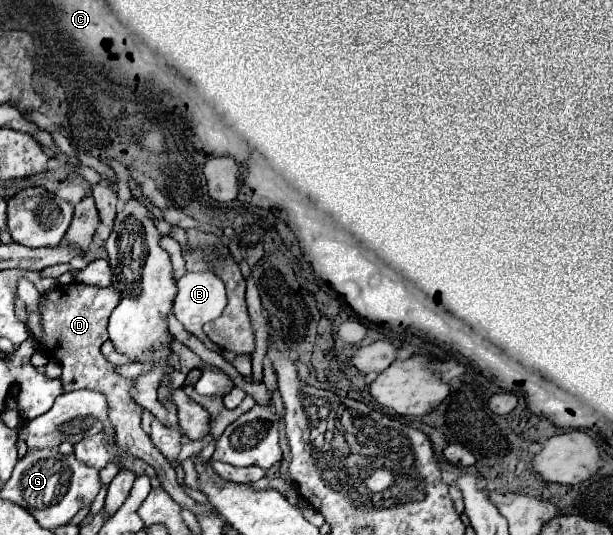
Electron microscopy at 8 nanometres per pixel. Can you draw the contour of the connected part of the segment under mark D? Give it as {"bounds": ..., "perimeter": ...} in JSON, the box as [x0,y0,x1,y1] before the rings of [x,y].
{"bounds":[39,284,199,514],"perimeter":[[[67,284],[59,286],[53,292],[41,296],[41,324],[45,330],[45,340],[41,342],[39,350],[45,352],[47,358],[55,358],[61,362],[63,374],[63,388],[65,392],[73,390],[95,390],[101,392],[109,400],[109,420],[117,430],[117,444],[121,450],[149,462],[149,466],[155,468],[157,478],[163,486],[163,490],[183,508],[197,514],[199,502],[189,498],[181,484],[177,482],[175,468],[165,460],[165,456],[153,448],[151,438],[141,430],[141,408],[131,400],[129,388],[133,386],[133,378],[123,378],[113,372],[113,364],[101,354],[101,344],[109,338],[107,336],[107,320],[121,300],[119,292],[113,292],[111,288],[99,288],[99,286],[87,286],[87,284]]]}

